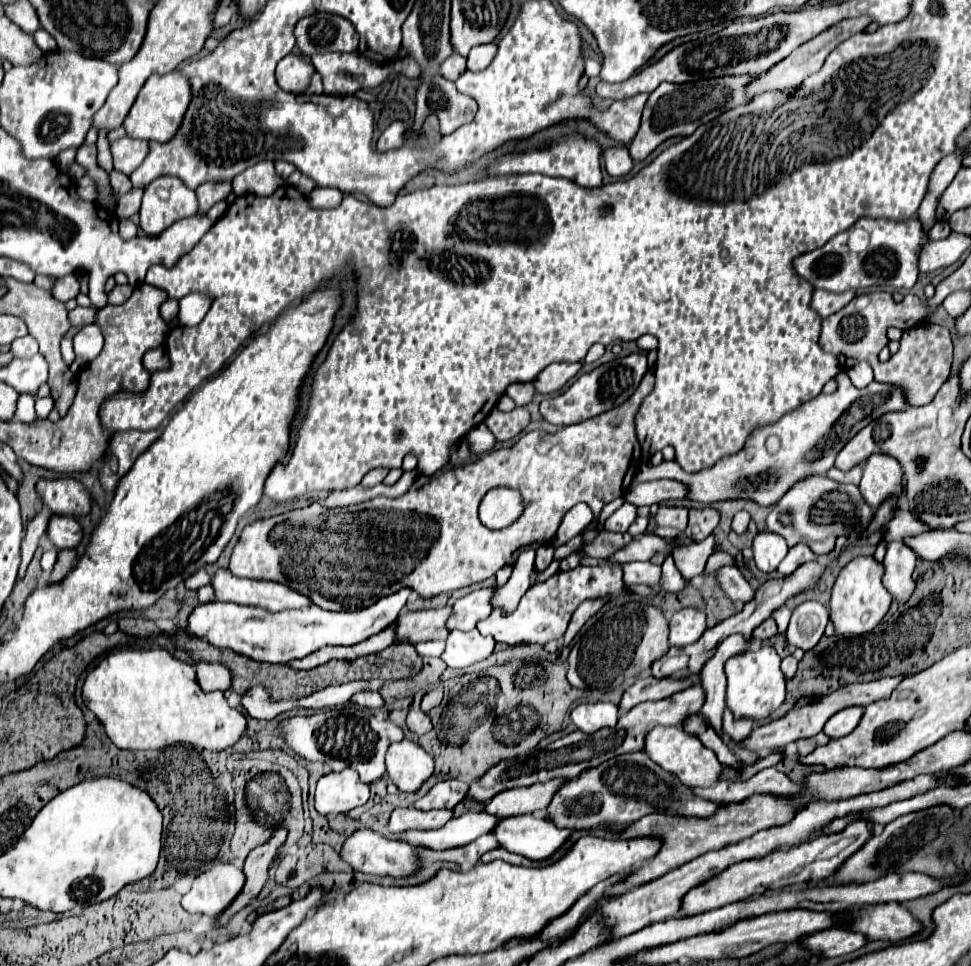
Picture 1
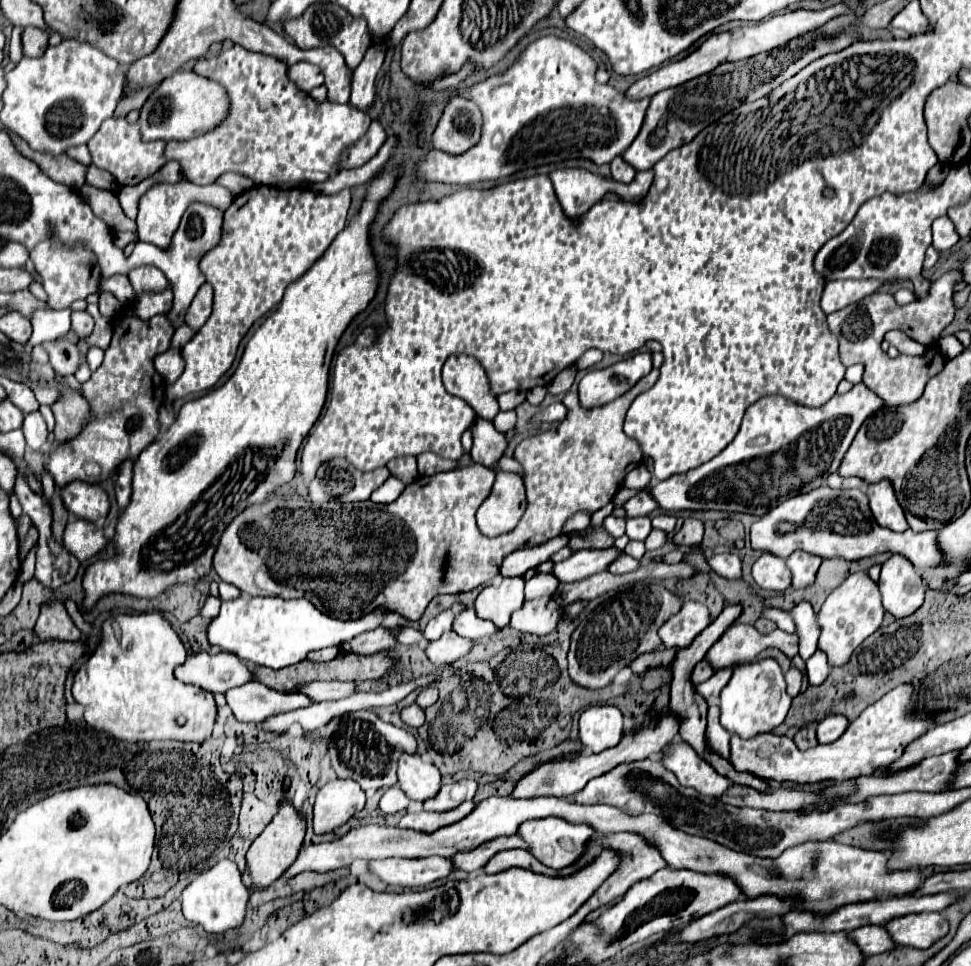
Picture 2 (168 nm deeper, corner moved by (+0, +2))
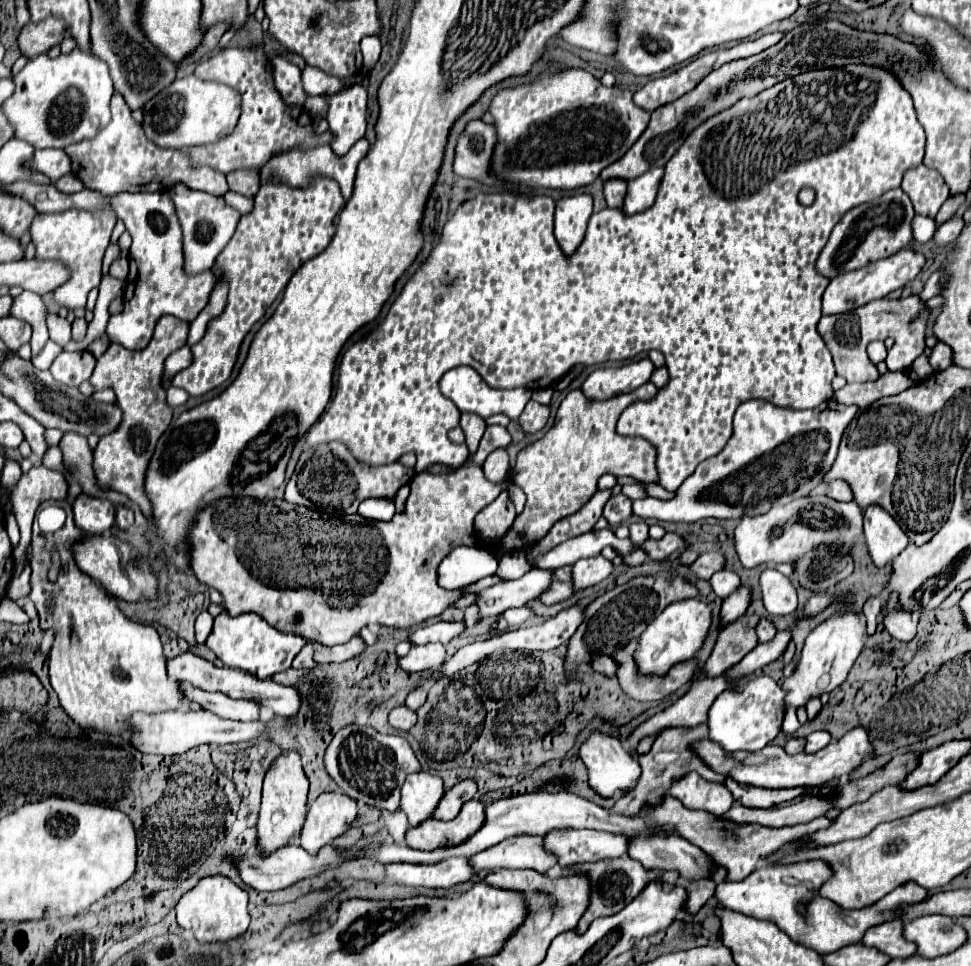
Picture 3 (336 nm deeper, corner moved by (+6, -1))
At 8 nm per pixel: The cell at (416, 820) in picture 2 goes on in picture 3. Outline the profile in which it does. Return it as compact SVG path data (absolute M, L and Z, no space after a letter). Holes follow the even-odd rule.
M470 799L464 803L460 815L452 821L436 821L426 819L418 827L410 827L406 831L406 845L412 849L430 851L432 847L440 845L452 845L460 843L462 839L468 839L480 825L484 823L484 805L476 799Z

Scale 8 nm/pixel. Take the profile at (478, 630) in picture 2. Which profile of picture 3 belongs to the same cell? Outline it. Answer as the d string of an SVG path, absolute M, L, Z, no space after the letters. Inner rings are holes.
M438 621L434 625L428 627L418 627L412 635L410 641L414 645L422 645L422 643L434 643L440 641L444 645L448 645L454 637L458 637L464 631L464 623L462 621Z

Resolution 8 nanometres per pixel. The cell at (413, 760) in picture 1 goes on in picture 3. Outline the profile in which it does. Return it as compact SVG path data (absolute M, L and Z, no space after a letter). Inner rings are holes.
M426 771L410 773L402 785L400 807L408 815L410 825L418 825L428 819L436 809L436 803L444 795L442 779Z

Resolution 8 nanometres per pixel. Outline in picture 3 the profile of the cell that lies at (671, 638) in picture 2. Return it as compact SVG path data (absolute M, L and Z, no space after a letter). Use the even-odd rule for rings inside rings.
M686 599L668 605L662 615L658 615L644 635L638 639L638 651L636 651L636 665L642 673L656 673L664 675L674 663L686 661L696 657L696 651L702 647L708 627L712 623L712 609L702 603L700 599Z

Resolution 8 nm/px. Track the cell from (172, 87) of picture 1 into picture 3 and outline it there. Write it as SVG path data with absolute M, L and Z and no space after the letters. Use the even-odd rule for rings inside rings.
M194 75L176 79L170 87L152 97L144 107L142 127L152 143L164 149L180 149L200 143L168 143L168 141L218 141L230 135L240 117L240 95L228 85L216 81L202 81Z

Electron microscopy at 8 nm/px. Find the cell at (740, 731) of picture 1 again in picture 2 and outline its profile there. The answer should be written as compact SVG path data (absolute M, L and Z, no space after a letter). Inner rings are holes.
M902 684L882 696L878 702L868 706L832 744L820 744L800 752L790 736L760 734L754 740L742 740L738 736L730 738L730 762L738 772L750 772L762 780L794 782L794 784L814 784L824 780L852 780L858 776L868 776L880 766L892 764L902 756L904 748L934 726L934 716L926 712L910 710L912 686Z

